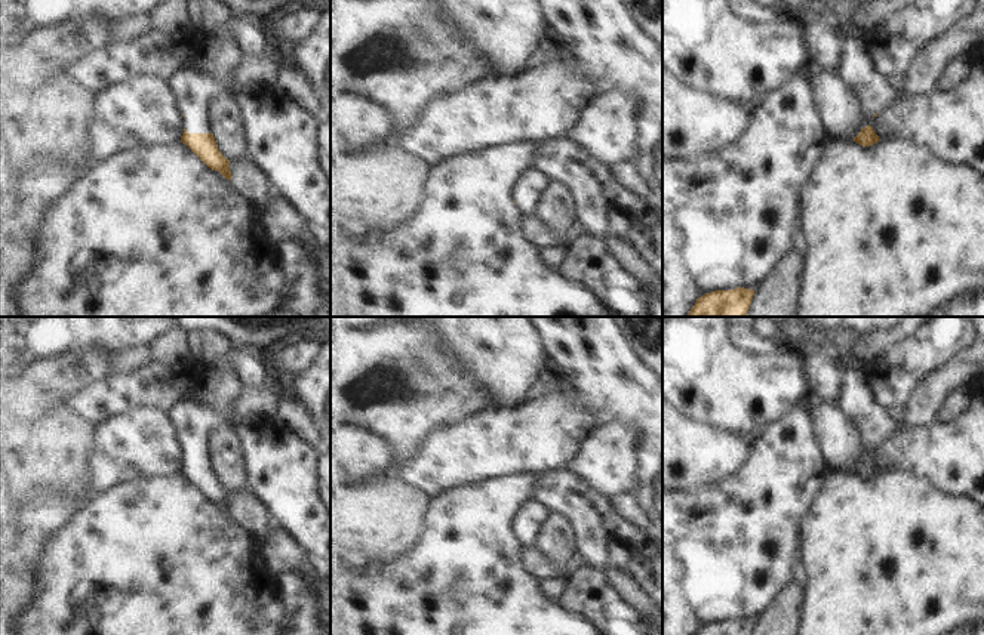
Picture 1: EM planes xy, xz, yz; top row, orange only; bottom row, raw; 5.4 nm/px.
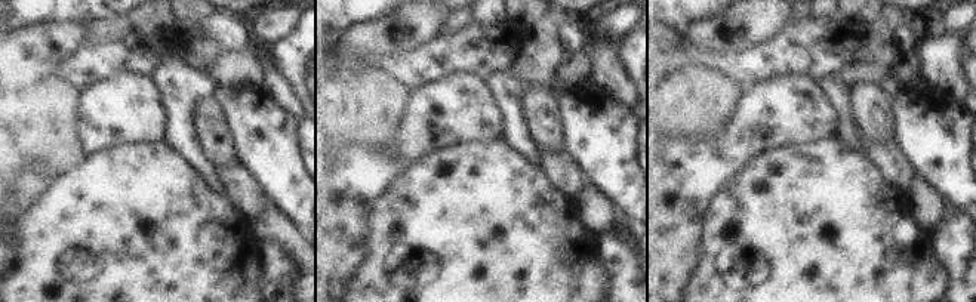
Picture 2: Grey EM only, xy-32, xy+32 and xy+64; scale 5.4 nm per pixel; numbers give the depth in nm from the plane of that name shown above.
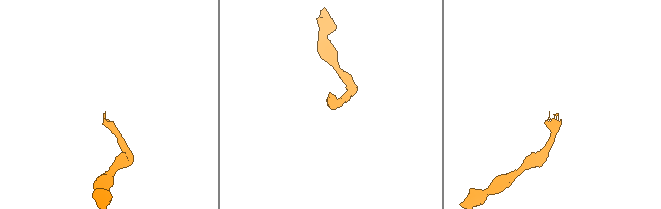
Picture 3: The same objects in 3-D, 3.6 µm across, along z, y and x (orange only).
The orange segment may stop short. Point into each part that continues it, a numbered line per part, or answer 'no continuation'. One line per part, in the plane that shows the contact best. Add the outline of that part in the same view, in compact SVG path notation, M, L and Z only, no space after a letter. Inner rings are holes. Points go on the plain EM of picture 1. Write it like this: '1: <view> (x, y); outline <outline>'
1: xy (196, 424); outline M193 395L172 409L170 416L184 446L185 462L188 465L213 465L210 437L231 422L216 410L196 403Z

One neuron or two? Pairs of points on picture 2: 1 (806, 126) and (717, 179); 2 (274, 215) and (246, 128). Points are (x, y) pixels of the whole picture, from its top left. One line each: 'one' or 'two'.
1: one
2: two

